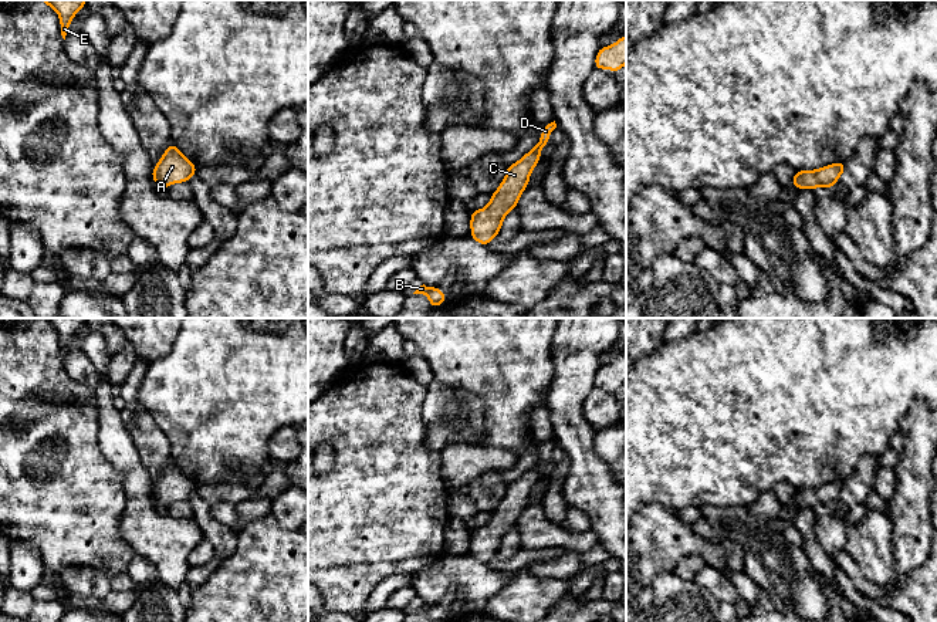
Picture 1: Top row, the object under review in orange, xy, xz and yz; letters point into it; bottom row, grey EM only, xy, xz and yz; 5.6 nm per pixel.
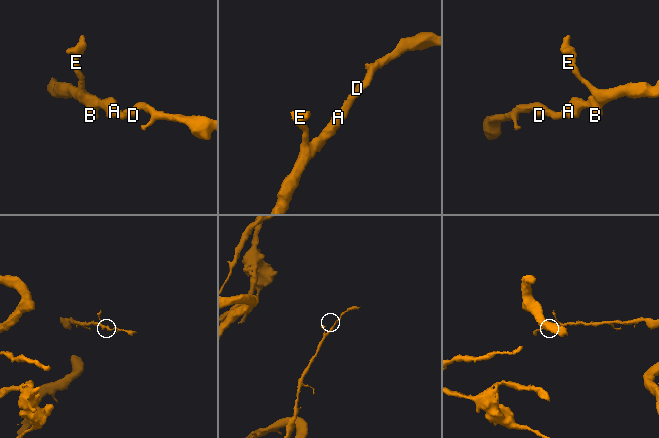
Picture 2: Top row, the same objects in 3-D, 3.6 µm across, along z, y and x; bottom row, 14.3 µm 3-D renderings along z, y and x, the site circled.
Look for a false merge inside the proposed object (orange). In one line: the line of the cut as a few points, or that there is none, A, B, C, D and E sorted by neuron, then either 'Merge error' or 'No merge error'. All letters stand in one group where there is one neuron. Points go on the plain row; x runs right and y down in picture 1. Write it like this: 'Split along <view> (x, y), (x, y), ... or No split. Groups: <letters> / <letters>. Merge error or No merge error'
No split. Groups: A B C D E. No merge error

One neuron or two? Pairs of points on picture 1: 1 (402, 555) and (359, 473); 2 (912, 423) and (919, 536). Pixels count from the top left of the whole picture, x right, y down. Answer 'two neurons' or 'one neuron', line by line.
1: one neuron
2: one neuron

